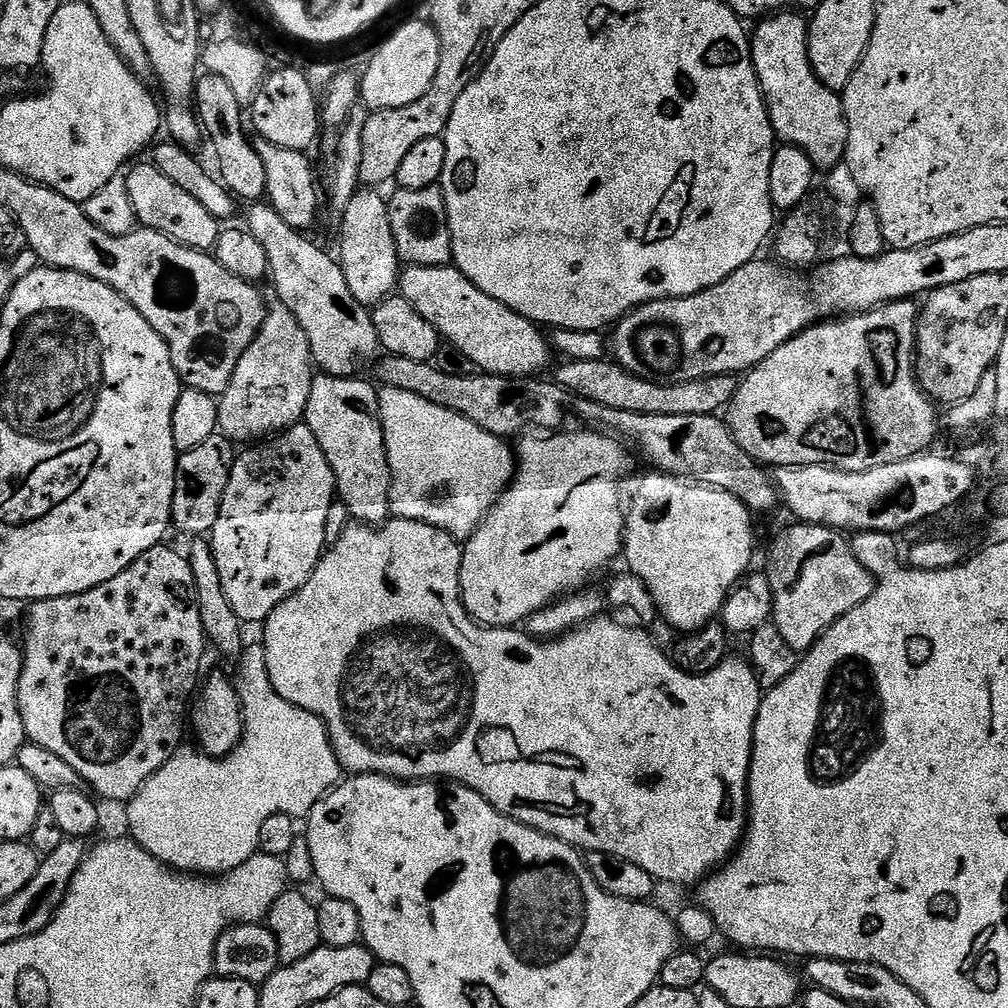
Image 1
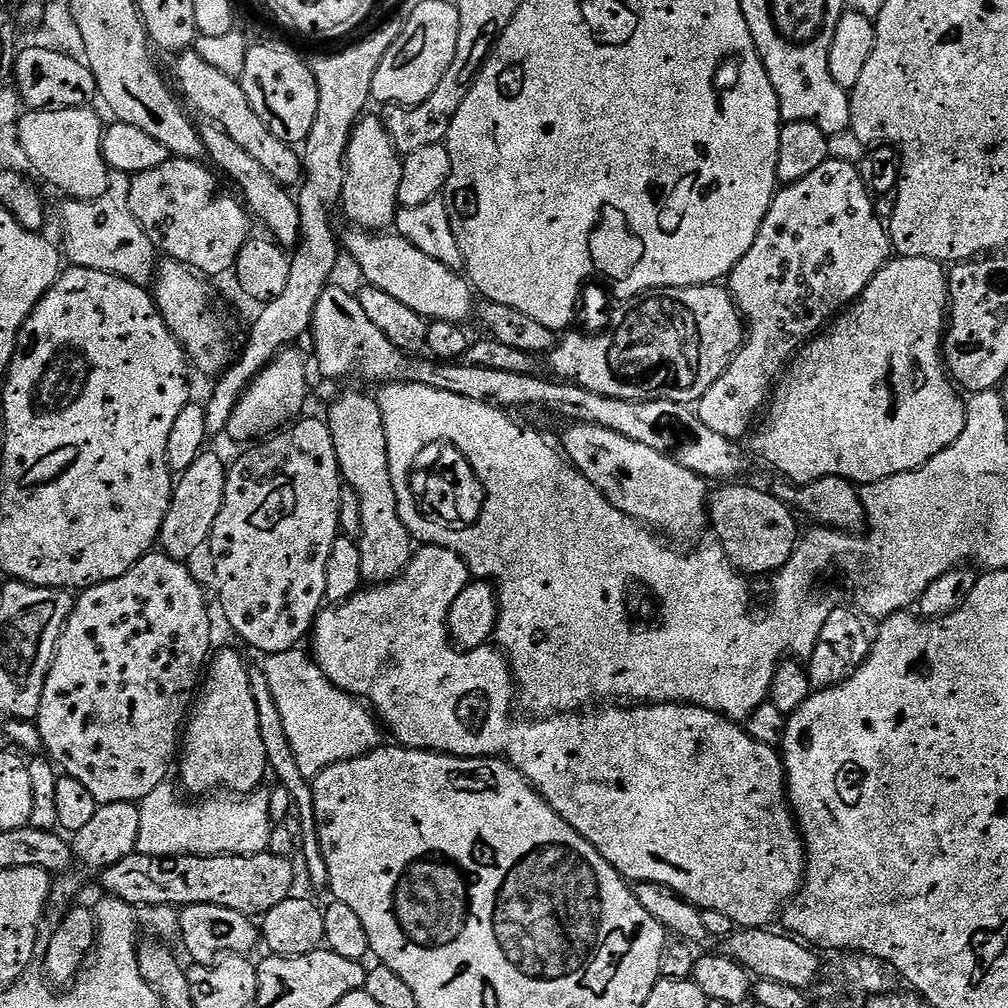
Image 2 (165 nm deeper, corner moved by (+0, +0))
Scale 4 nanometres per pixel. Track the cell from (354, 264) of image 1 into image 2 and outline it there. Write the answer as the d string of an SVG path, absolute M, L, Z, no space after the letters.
M364 118L356 125L348 143L346 178L344 179L344 199L342 212L348 215L349 225L373 234L383 233L392 223L397 223L398 186L402 182L401 153L397 152L390 134L384 129L383 119Z

